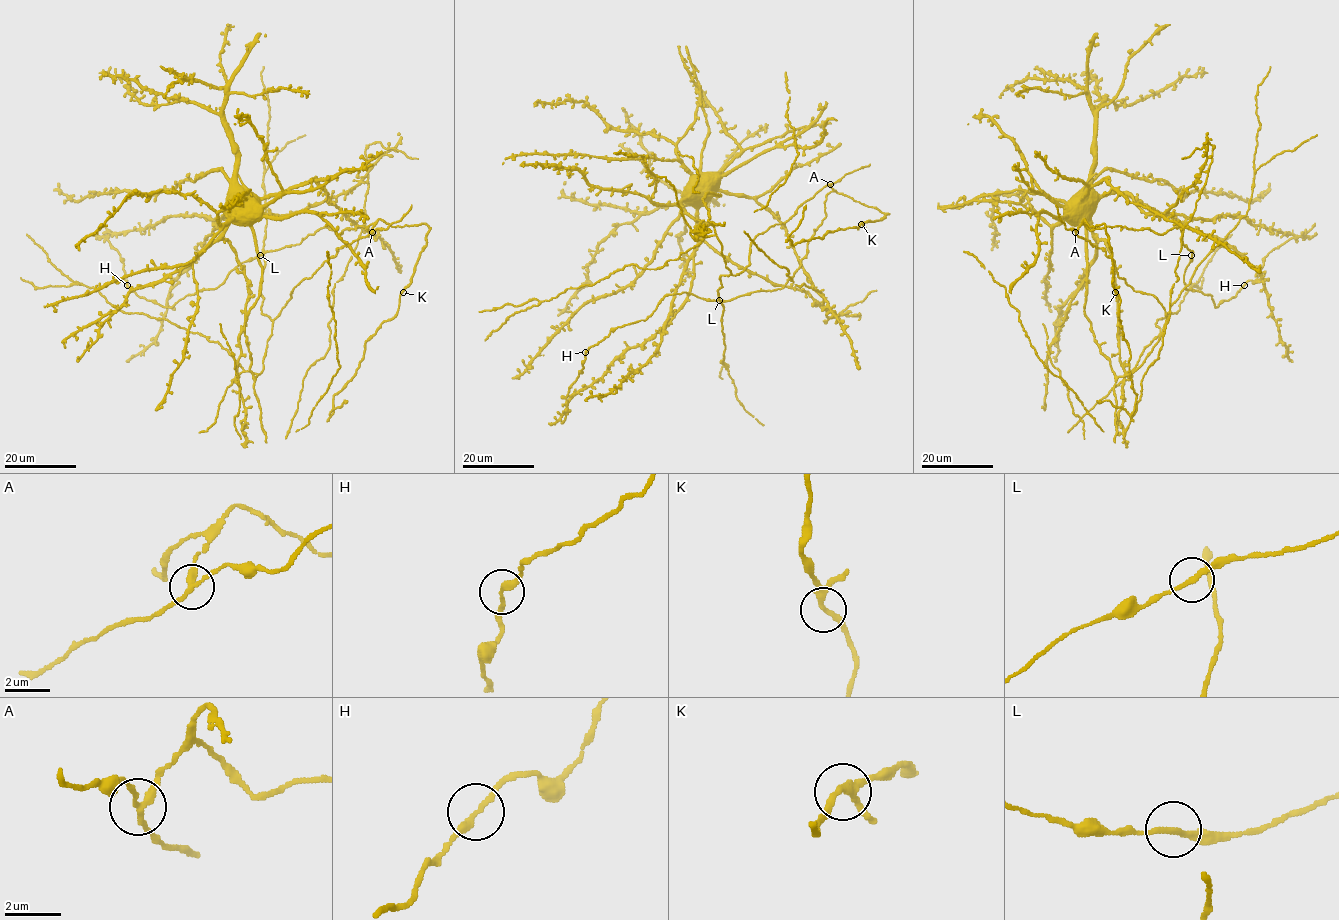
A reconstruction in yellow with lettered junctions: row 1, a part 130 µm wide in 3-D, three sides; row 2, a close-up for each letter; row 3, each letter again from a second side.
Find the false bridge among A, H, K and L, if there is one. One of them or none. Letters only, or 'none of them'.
A

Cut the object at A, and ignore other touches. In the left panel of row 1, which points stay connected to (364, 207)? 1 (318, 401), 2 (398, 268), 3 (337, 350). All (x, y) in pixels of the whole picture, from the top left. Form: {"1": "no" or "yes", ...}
{"1": "yes", "2": "yes", "3": "yes"}

